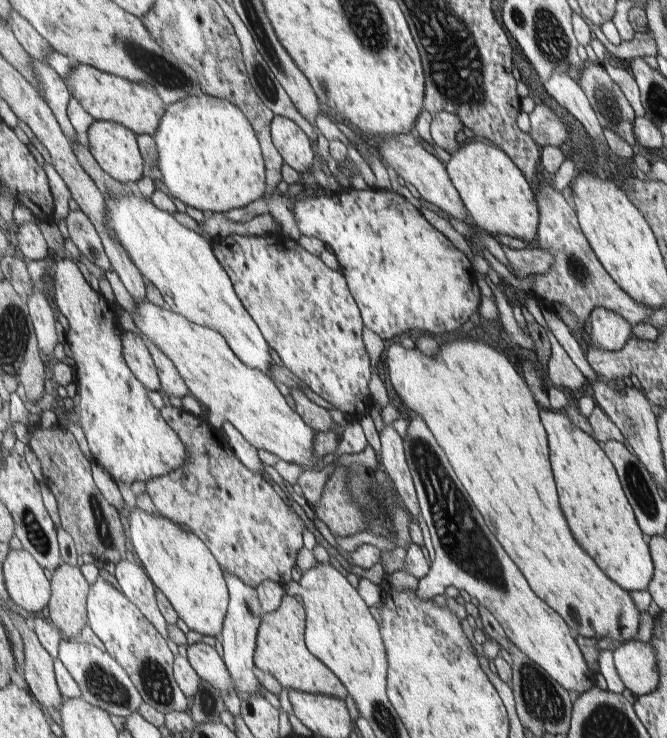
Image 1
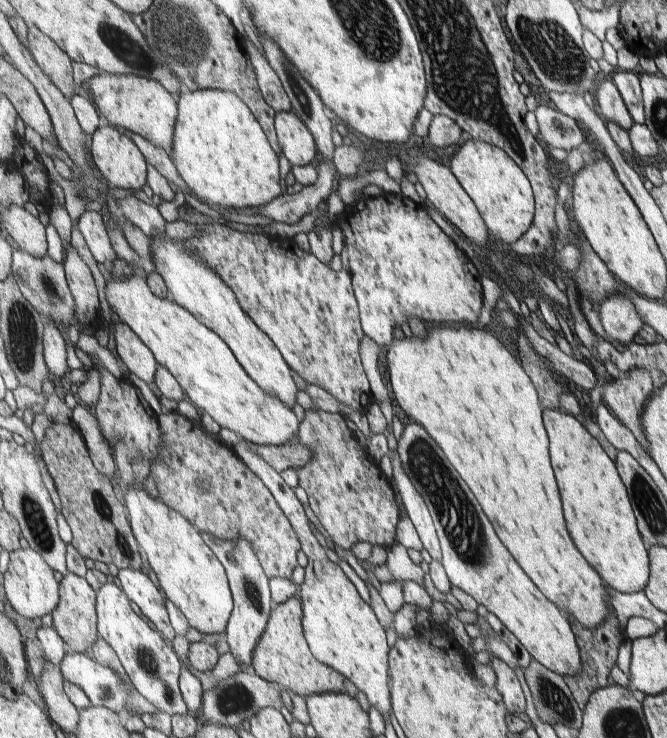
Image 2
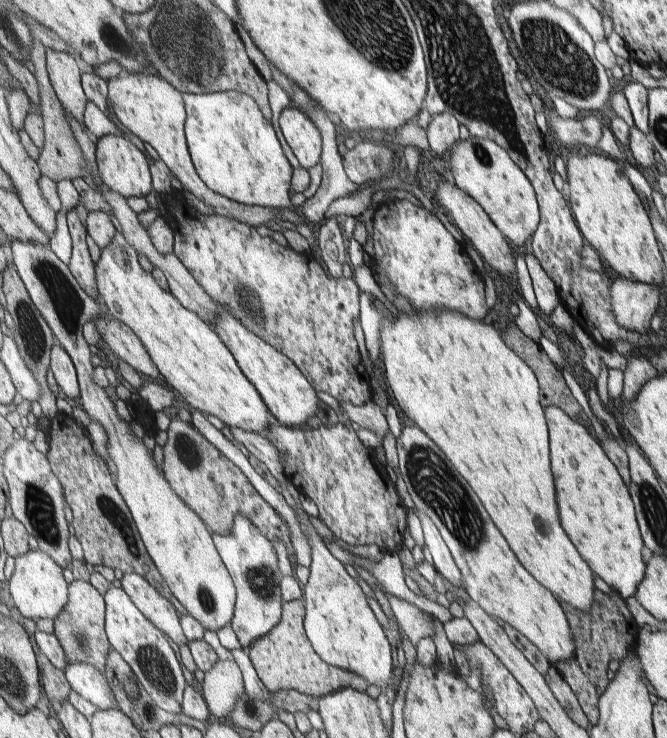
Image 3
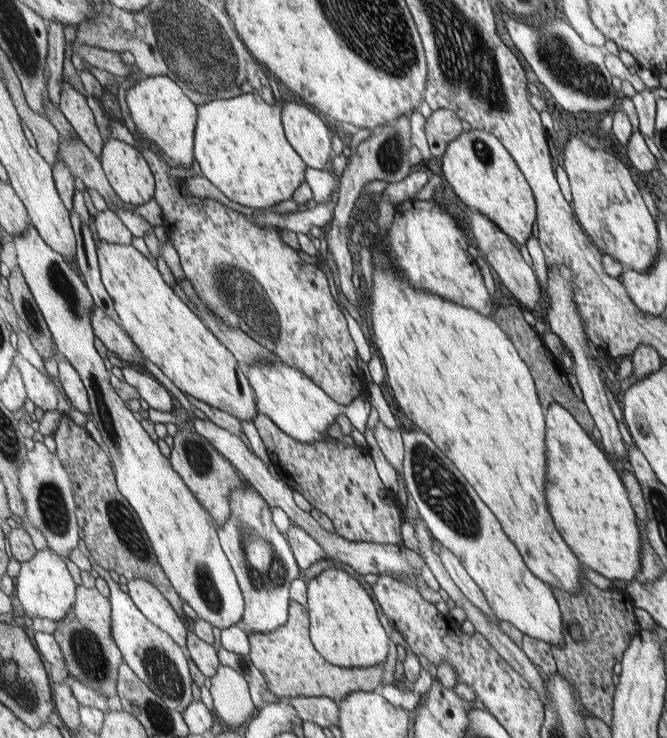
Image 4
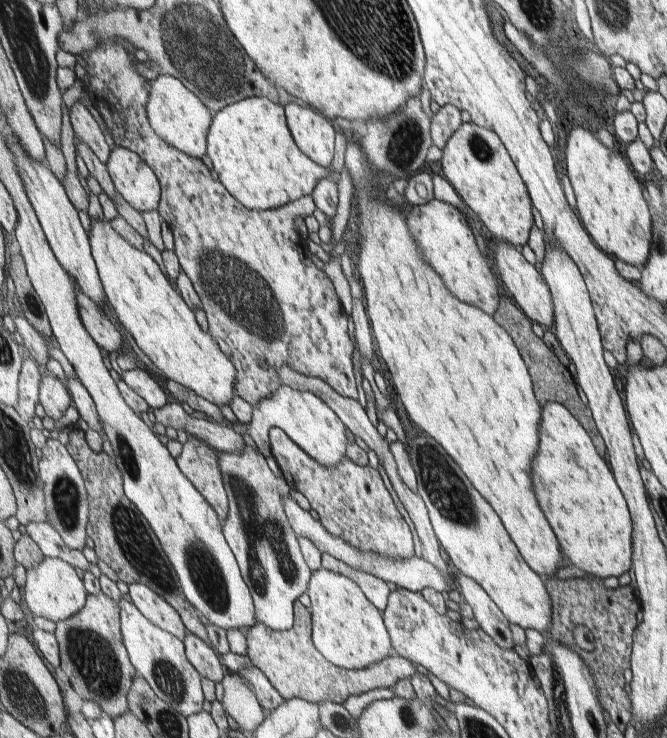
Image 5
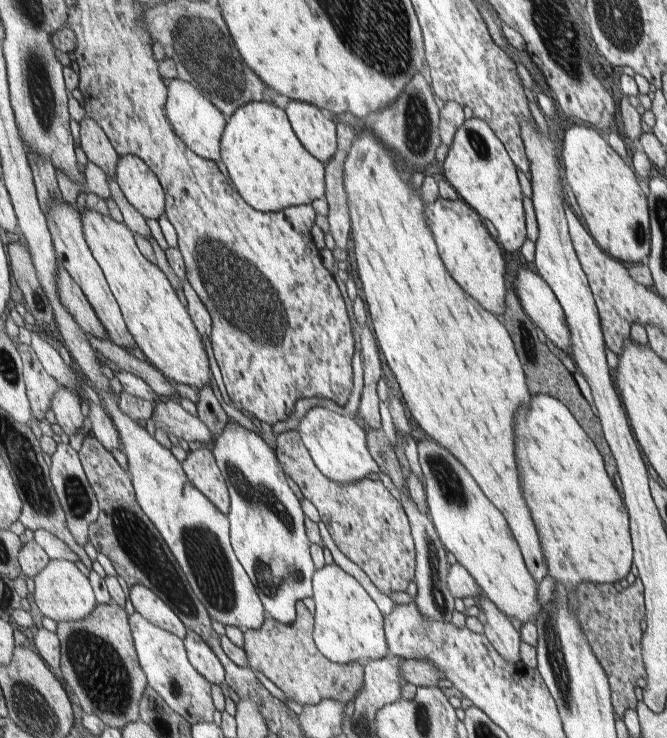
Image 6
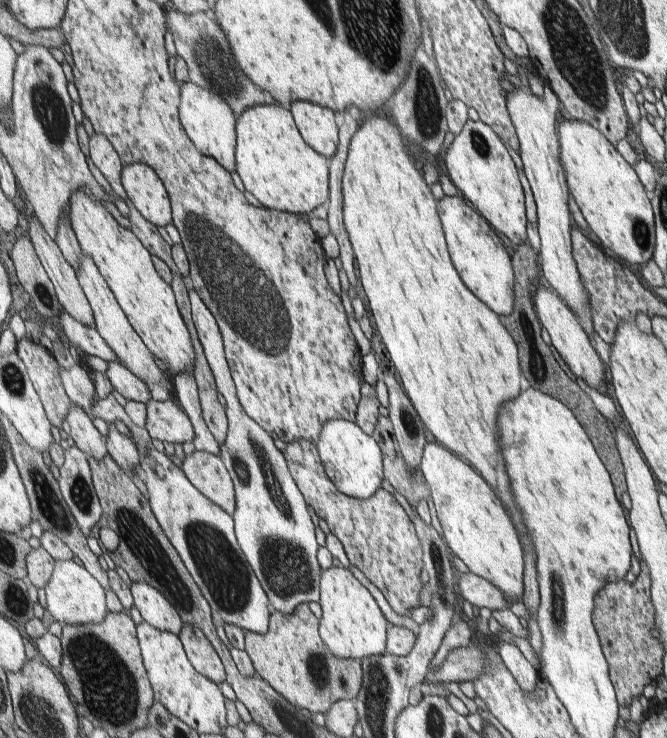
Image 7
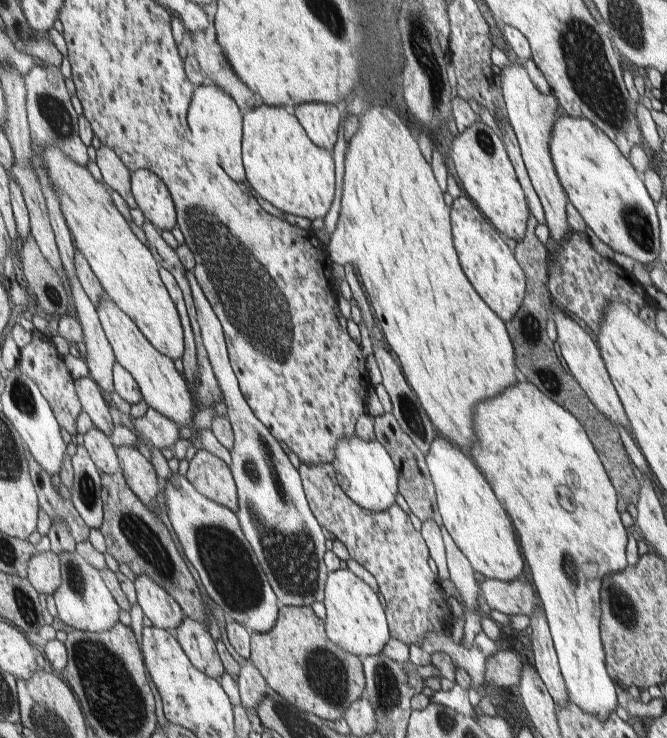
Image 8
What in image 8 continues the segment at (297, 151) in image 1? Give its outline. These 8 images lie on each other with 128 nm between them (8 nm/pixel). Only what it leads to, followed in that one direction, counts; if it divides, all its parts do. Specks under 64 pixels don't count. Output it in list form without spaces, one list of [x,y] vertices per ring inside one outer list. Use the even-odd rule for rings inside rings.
[[[303,103],[295,107],[295,114],[315,144],[330,151],[335,148],[339,140],[339,131],[343,130],[342,106],[329,103]]]

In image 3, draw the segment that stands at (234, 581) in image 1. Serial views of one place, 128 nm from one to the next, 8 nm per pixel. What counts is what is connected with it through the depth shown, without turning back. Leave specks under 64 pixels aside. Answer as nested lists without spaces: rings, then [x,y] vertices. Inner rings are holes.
[[[237,514],[229,534],[213,534],[214,543],[238,588],[238,602],[232,625],[245,649],[249,649],[253,642],[270,633],[282,621],[285,603],[281,592],[281,581],[285,576],[279,568],[275,544],[261,529],[253,530],[249,526],[249,519]]]

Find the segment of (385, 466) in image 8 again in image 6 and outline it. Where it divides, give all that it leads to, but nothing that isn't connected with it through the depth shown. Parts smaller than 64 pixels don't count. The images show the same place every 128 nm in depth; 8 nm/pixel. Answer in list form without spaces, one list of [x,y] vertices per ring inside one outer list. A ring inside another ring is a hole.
[[[329,406],[311,408],[300,420],[299,432],[319,470],[326,473],[332,481],[342,485],[358,483],[381,471],[368,447],[367,432],[364,431],[363,425],[353,418],[330,410]]]

